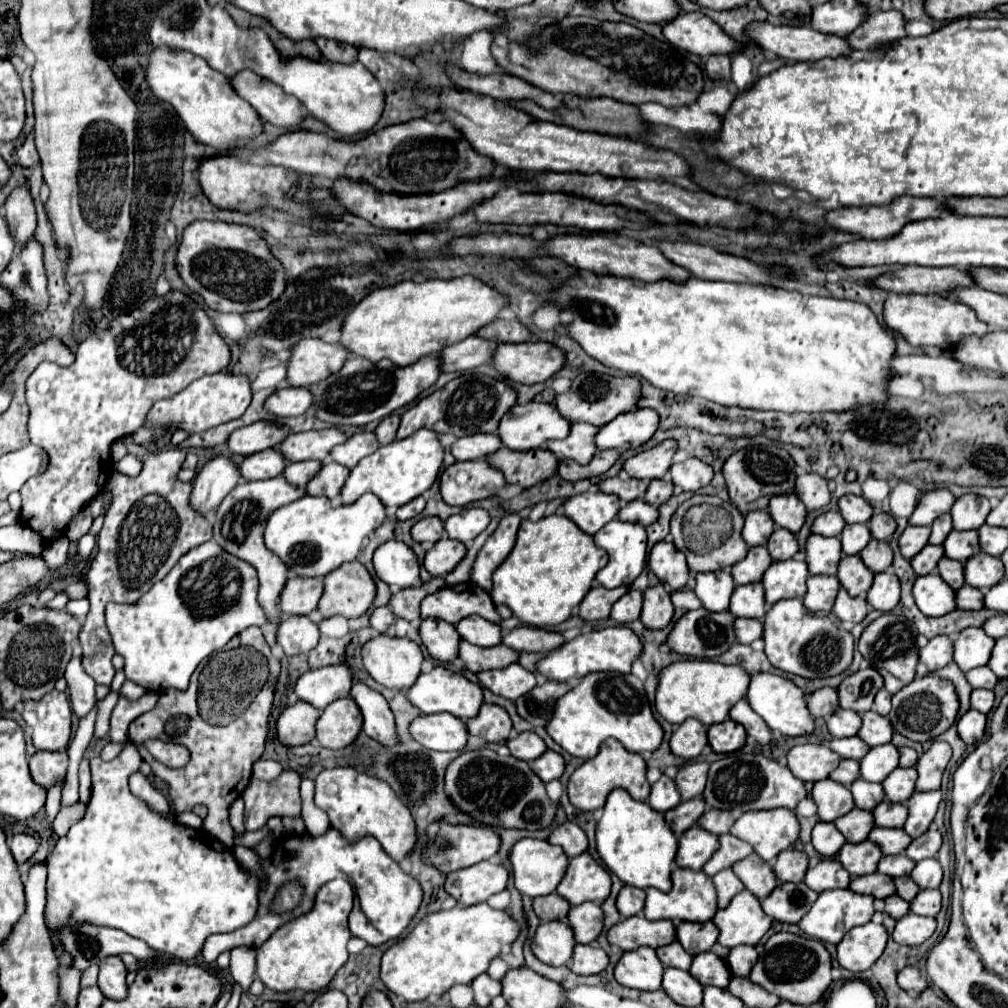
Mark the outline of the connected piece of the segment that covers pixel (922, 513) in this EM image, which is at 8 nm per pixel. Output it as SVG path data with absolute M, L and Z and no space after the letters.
M947 489L925 491L919 499L913 515L909 517L909 525L931 525L939 515L947 513L953 505L955 497Z

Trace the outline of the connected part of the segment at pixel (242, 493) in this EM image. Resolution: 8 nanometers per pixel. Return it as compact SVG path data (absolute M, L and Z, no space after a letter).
M283 475L265 479L265 481L249 481L249 483L239 483L219 505L217 515L215 515L215 525L213 525L213 541L219 543L227 553L241 557L243 561L251 563L257 573L259 573L259 603L263 605L265 613L269 615L269 621L273 625L279 625L281 621L281 611L277 609L277 599L279 593L287 581L287 567L281 563L277 555L273 555L265 543L263 543L263 529L269 519L269 515L279 509L281 505L287 505L303 495L301 489L289 485Z

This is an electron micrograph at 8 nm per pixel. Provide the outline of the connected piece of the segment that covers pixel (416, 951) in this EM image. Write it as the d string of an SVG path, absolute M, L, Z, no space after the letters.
M477 903L473 907L453 907L451 911L437 911L423 917L413 931L397 941L383 953L381 959L381 981L389 991L403 997L405 1001L425 1001L429 995L443 995L457 983L471 983L477 975L487 971L493 957L501 953L505 943L513 943L519 935L519 925L501 909L493 909L487 903Z

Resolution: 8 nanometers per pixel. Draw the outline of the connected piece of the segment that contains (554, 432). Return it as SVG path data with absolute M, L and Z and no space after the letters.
M525 403L513 405L499 421L497 435L505 447L513 451L529 451L545 447L547 439L563 439L571 423L559 415L555 405Z

